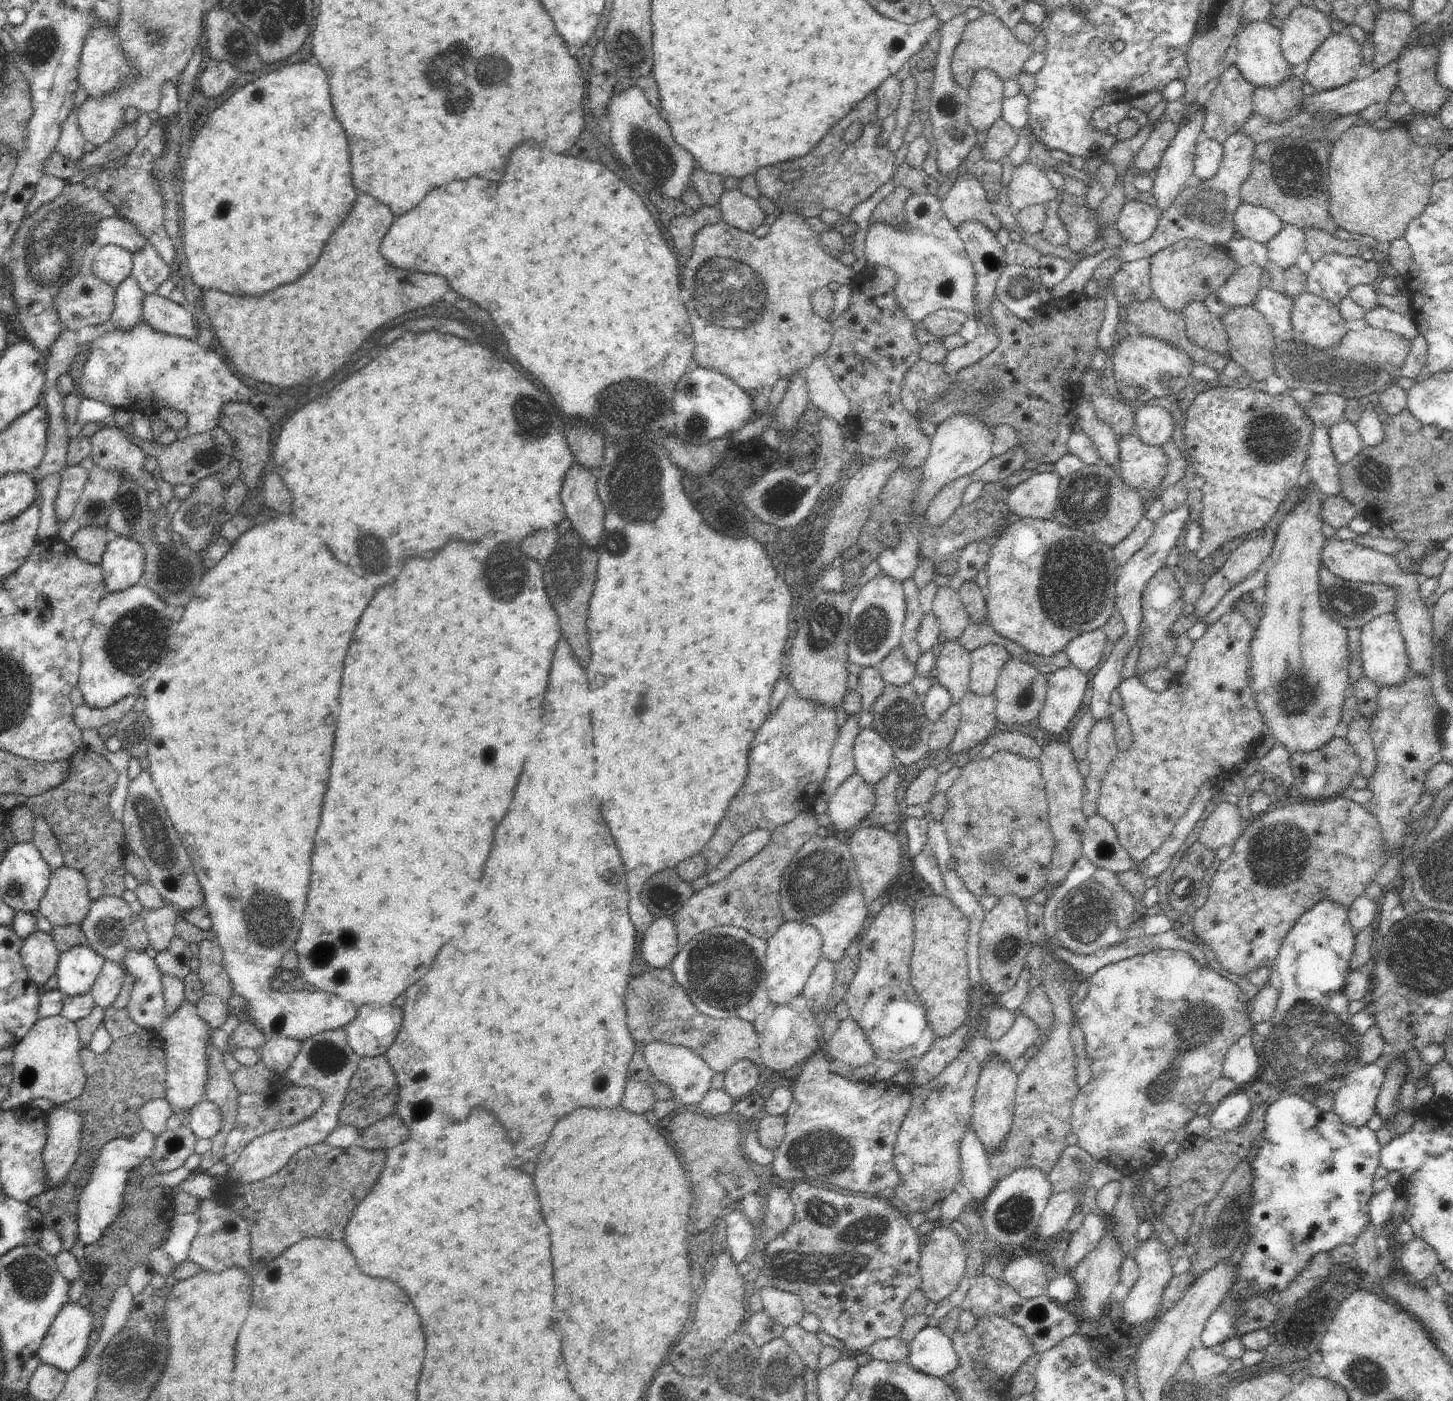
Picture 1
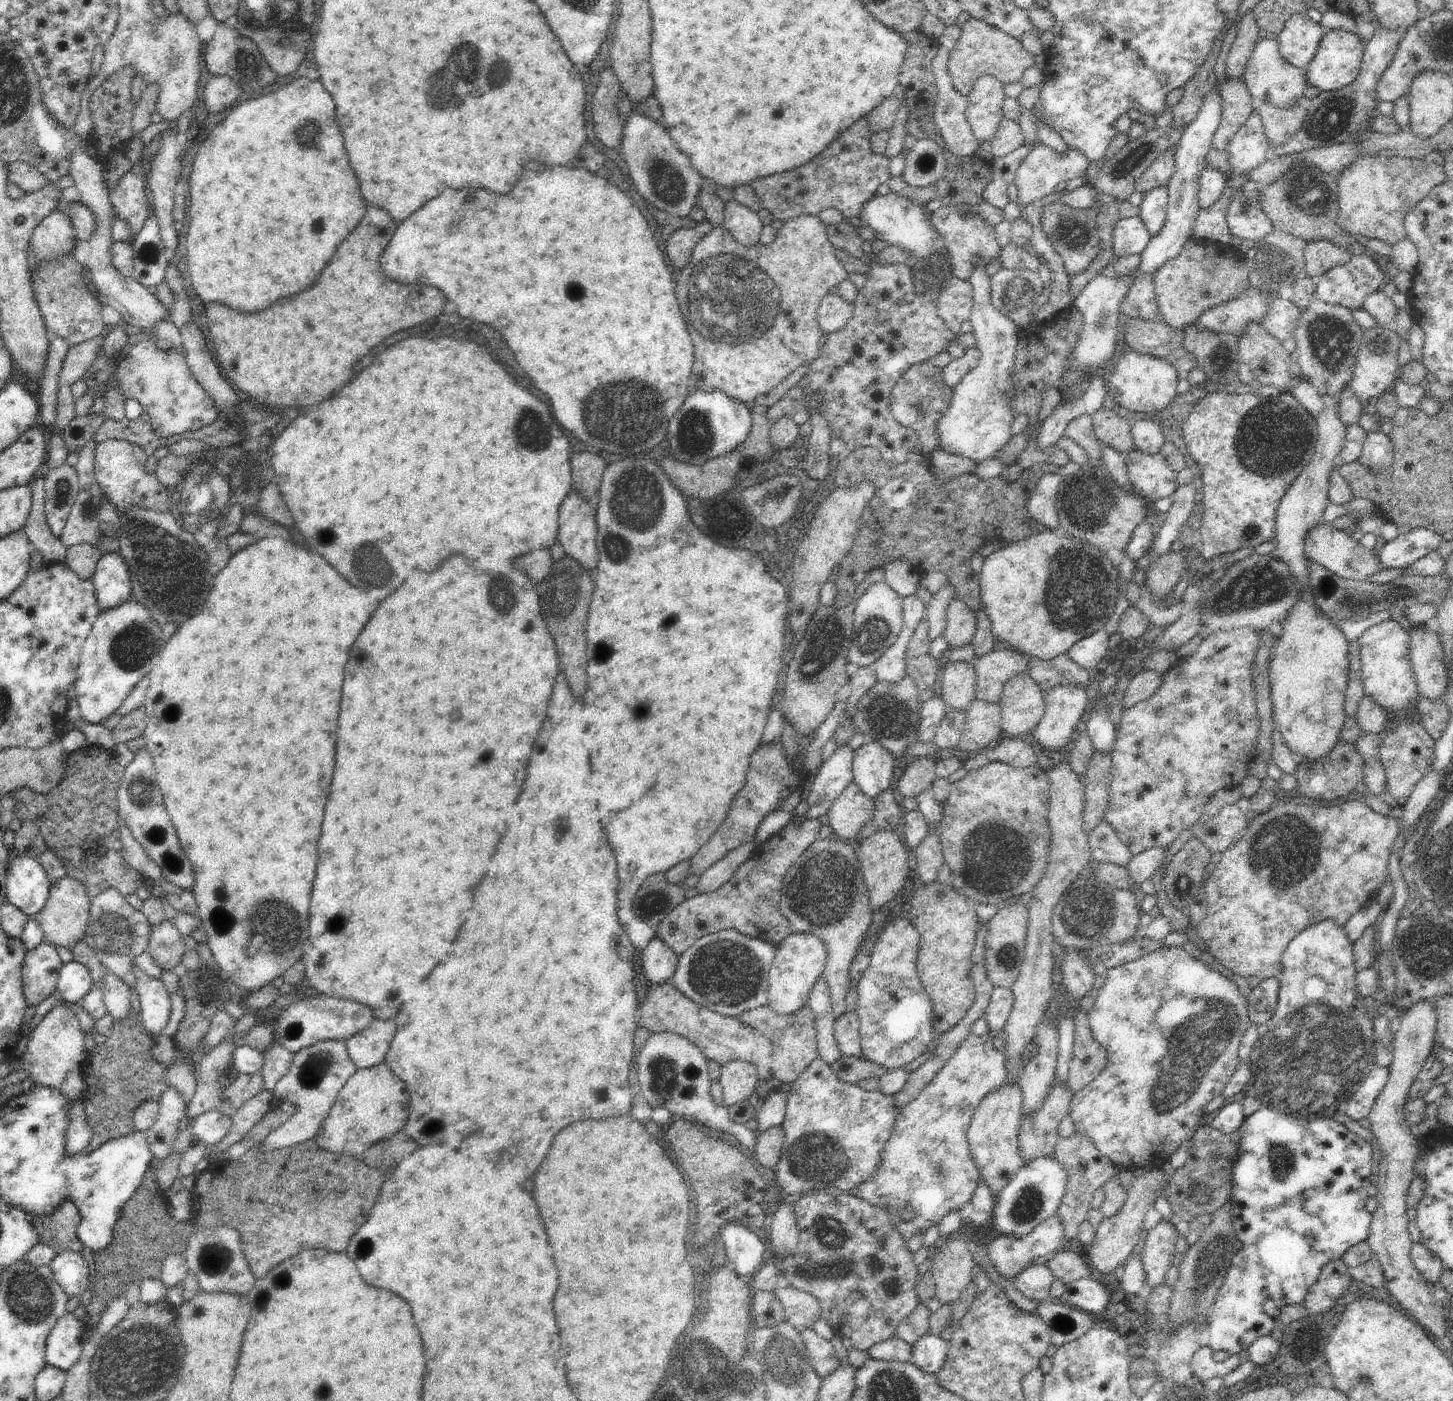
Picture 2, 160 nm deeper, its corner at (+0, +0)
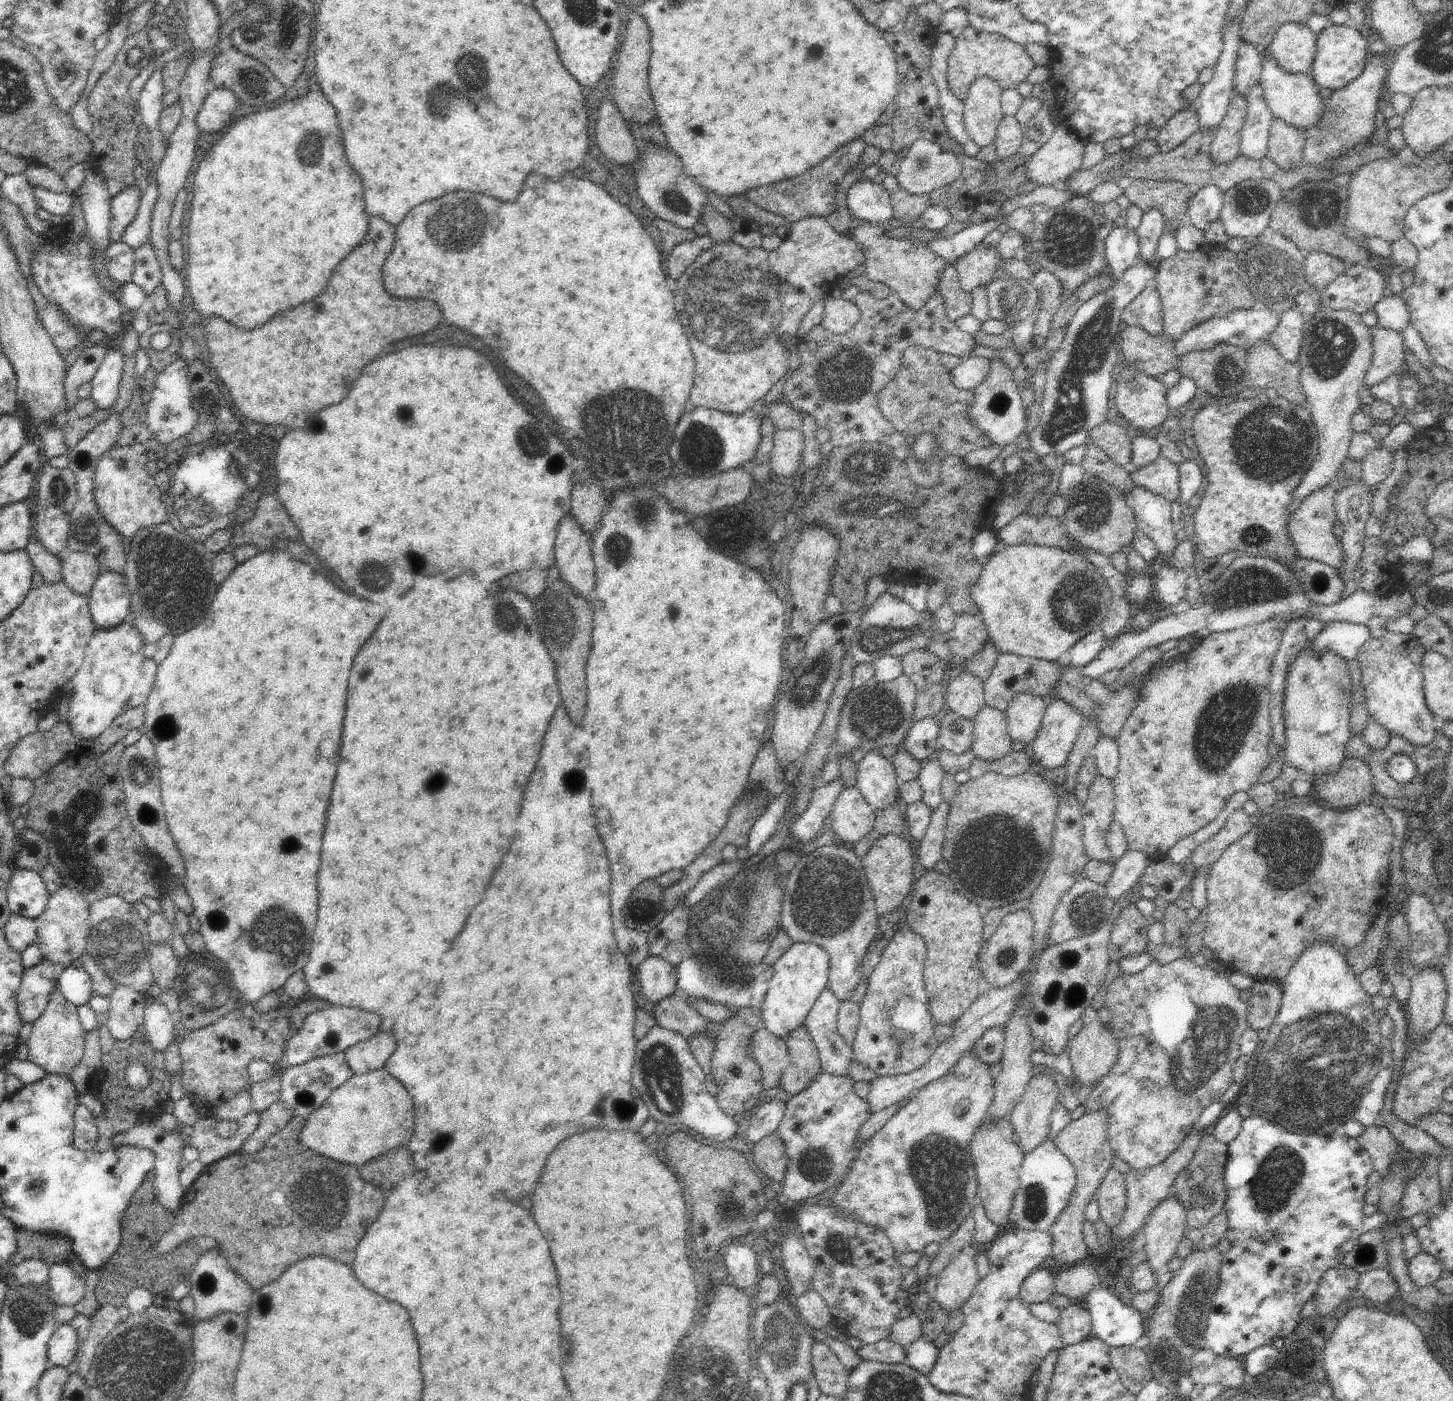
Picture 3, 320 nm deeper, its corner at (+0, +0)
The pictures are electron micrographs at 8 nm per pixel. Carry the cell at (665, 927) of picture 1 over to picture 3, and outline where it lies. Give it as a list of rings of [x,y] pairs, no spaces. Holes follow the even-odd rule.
[[[649,955],[642,964],[637,966],[635,979],[641,984],[641,992],[646,1000],[657,1005],[661,1000],[678,993],[678,967],[670,964],[666,959]]]

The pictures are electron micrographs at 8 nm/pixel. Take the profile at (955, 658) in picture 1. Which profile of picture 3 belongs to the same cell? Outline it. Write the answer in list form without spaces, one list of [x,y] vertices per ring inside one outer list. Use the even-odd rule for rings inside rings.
[[[966,670],[952,676],[950,684],[945,685],[946,707],[964,718],[974,720],[985,705],[984,687],[977,676]]]

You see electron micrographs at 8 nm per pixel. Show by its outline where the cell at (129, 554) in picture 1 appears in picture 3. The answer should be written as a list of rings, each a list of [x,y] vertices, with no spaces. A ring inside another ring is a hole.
[[[114,571],[100,572],[88,597],[96,630],[116,628],[129,619],[131,592],[126,586],[125,575]]]

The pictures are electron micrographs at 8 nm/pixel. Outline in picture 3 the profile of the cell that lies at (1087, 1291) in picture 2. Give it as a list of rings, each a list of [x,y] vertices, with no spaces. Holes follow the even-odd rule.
[[[1110,1284],[1094,1287],[1080,1303],[1089,1310],[1094,1323],[1091,1334],[1107,1345],[1132,1346],[1145,1337],[1148,1317],[1122,1303]]]

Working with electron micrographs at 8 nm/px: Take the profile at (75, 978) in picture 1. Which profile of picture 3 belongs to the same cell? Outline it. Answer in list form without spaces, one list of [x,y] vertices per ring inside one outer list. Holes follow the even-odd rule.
[[[62,968],[58,971],[57,988],[74,1006],[86,1004],[94,995],[93,982],[84,968]]]

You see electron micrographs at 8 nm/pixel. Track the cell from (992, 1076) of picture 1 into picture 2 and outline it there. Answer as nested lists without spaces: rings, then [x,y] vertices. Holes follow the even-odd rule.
[[[1003,1084],[997,1091],[984,1097],[972,1117],[966,1138],[971,1157],[974,1159],[981,1179],[991,1190],[994,1200],[1011,1178],[1025,1165],[1020,1154],[1018,1135],[1021,1125],[1023,1096],[1018,1085]]]

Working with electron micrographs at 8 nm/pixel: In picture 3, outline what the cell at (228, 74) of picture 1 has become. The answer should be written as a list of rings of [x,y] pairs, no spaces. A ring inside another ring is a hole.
[[[214,89],[206,97],[196,119],[200,132],[216,134],[228,130],[239,104],[239,98],[232,90]]]

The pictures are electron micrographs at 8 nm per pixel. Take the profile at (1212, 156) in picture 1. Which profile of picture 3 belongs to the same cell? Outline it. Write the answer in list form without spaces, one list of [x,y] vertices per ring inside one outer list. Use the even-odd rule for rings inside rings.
[[[1216,185],[1195,189],[1195,194],[1189,200],[1189,207],[1185,212],[1185,224],[1196,226],[1206,232],[1210,225],[1219,219],[1219,212],[1223,205],[1223,194],[1224,192]]]

